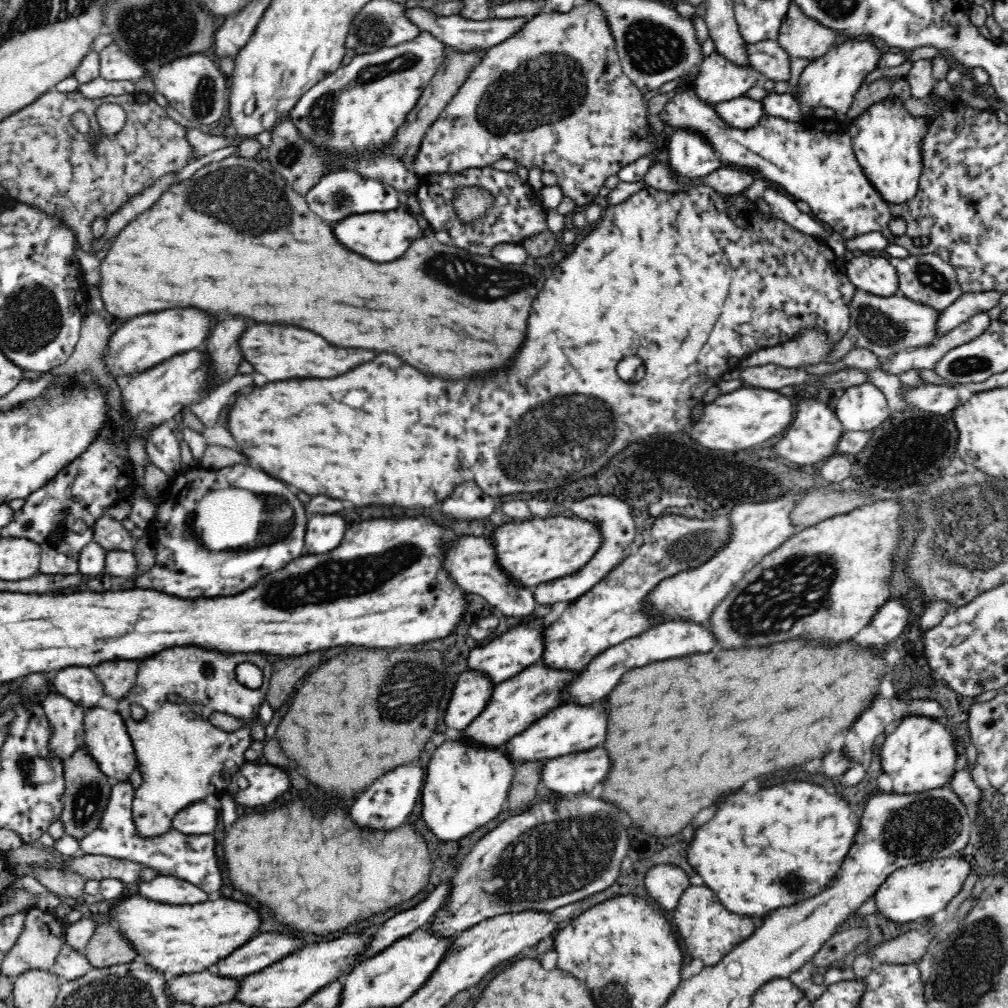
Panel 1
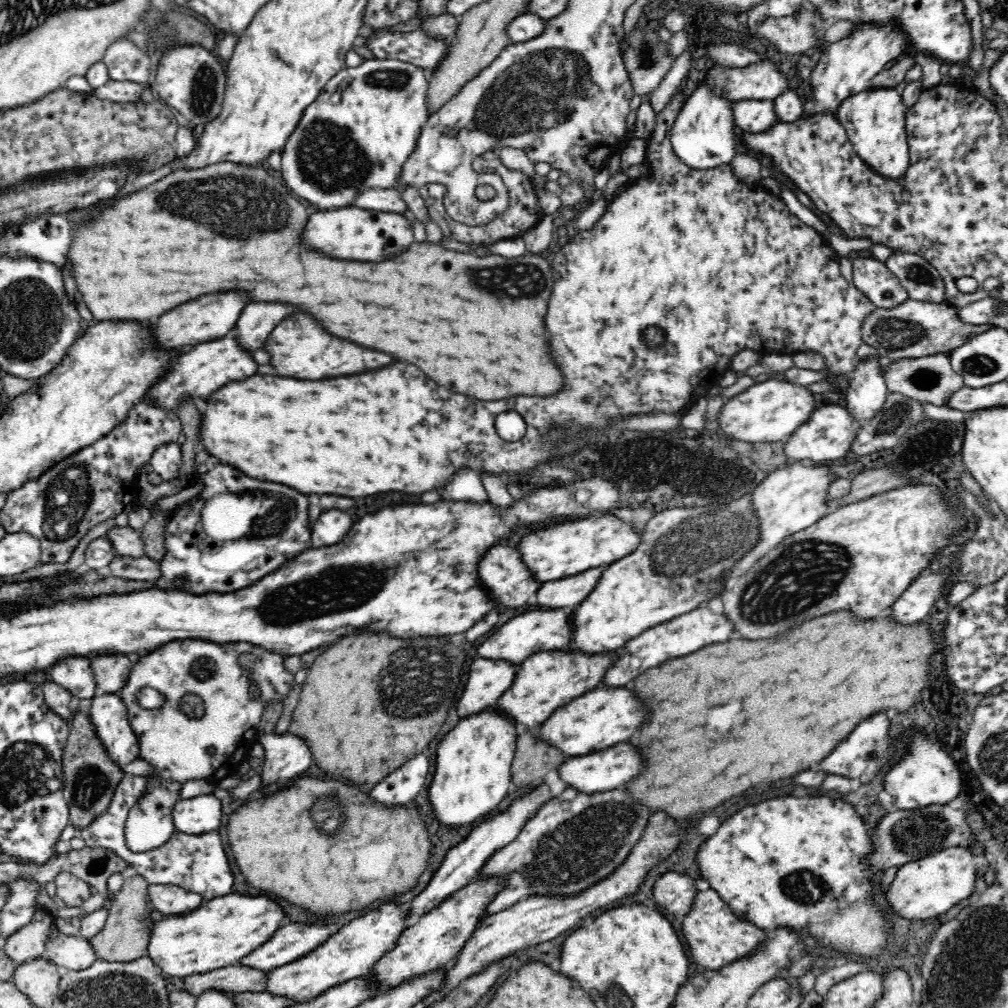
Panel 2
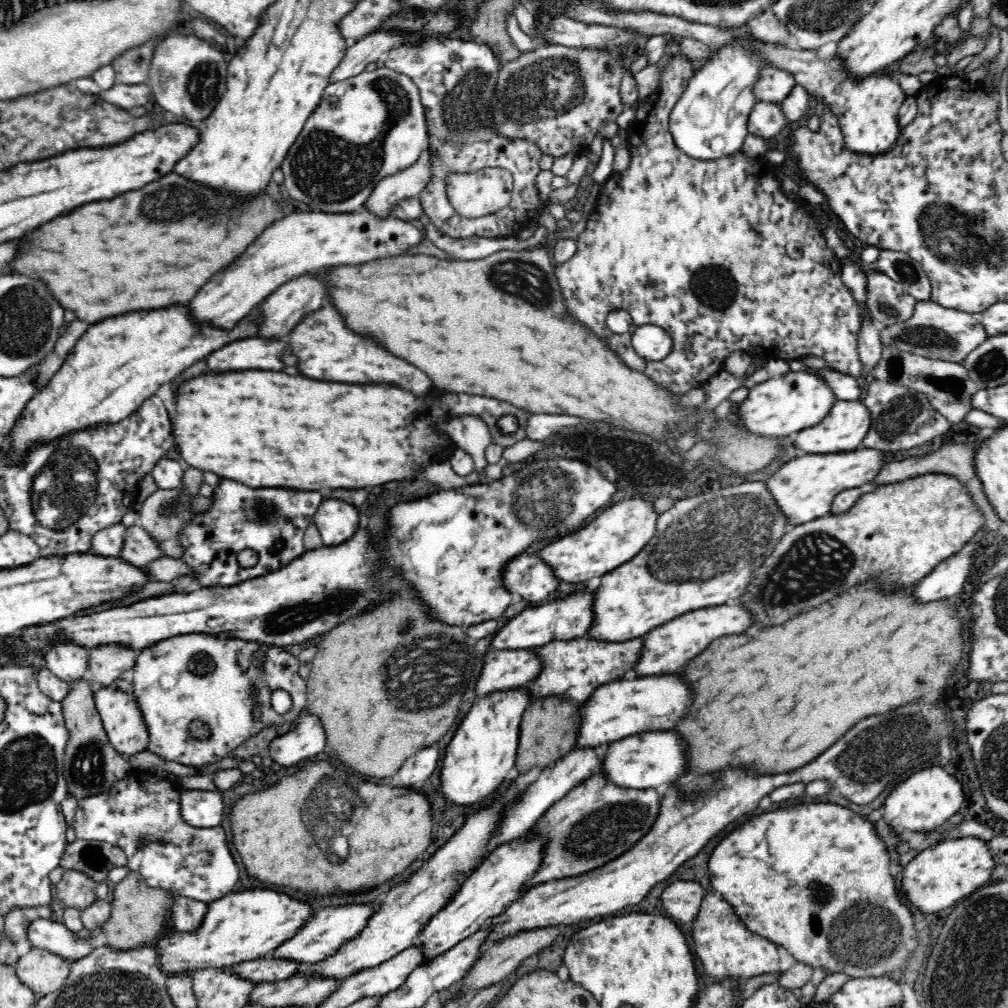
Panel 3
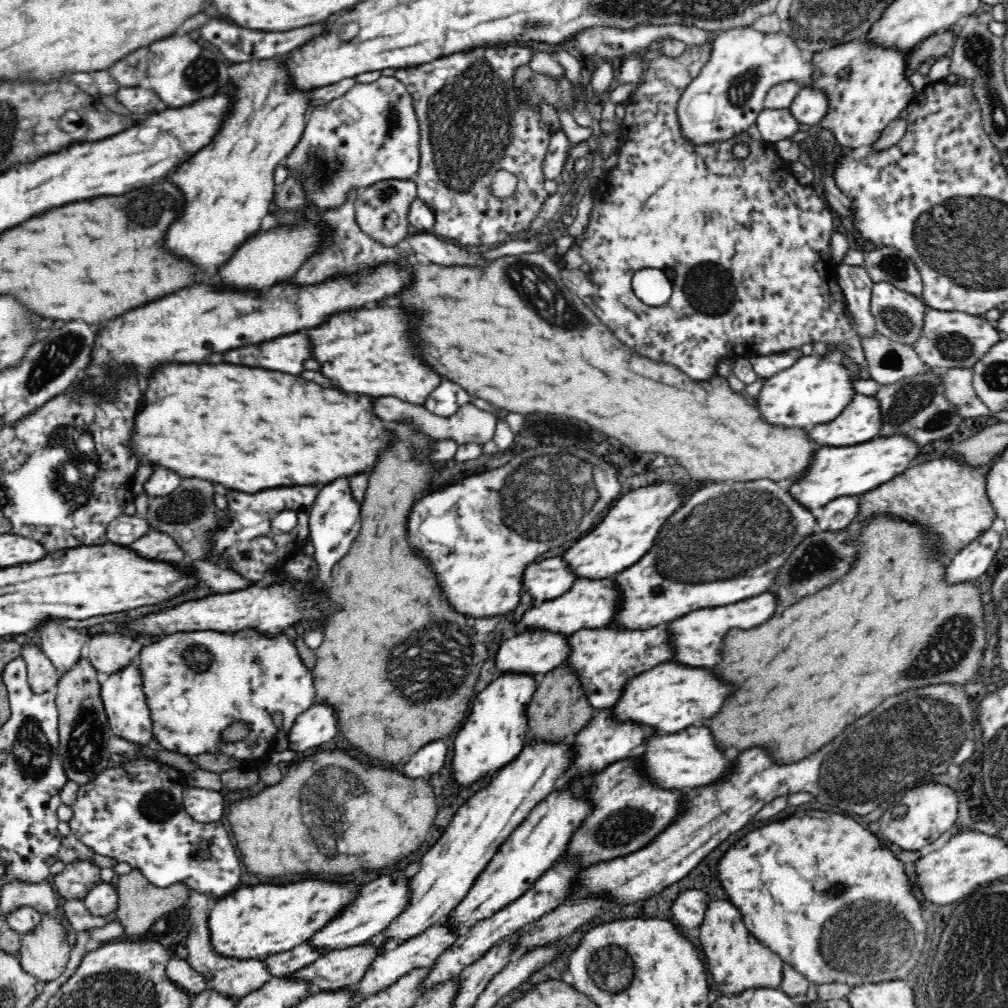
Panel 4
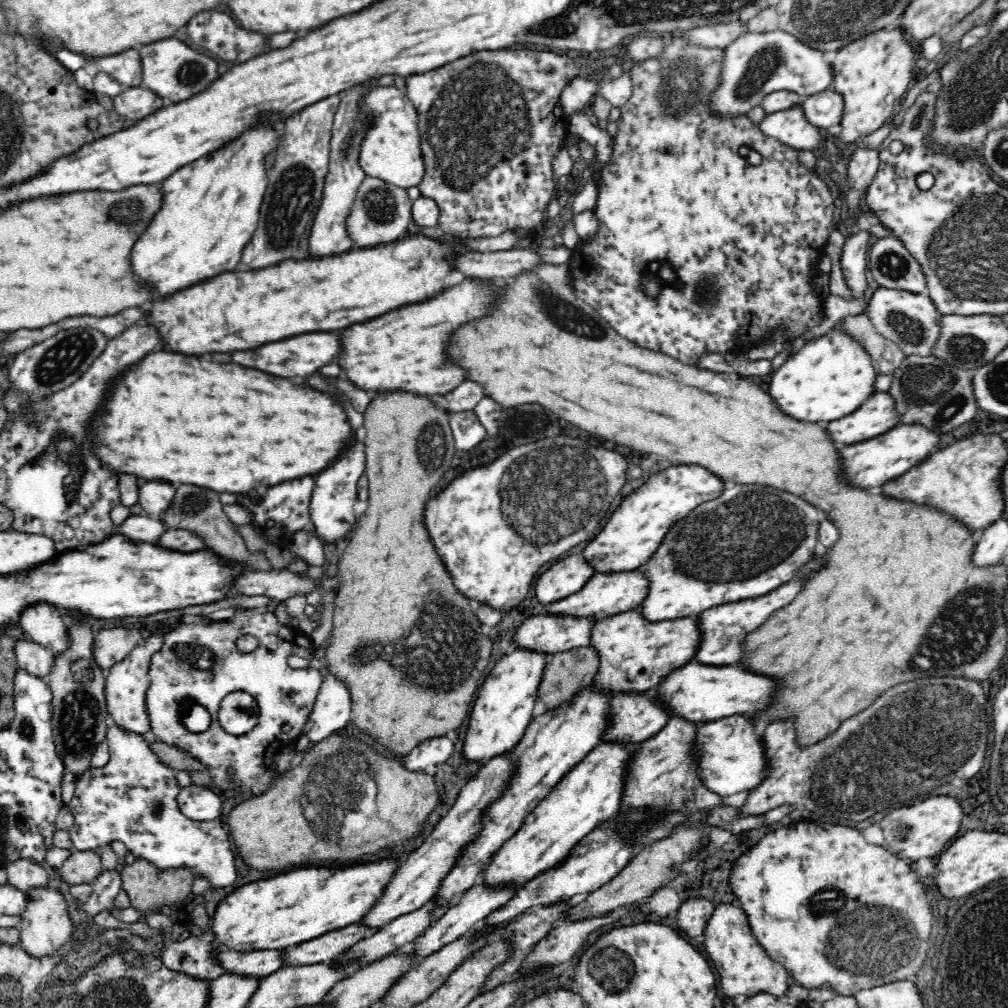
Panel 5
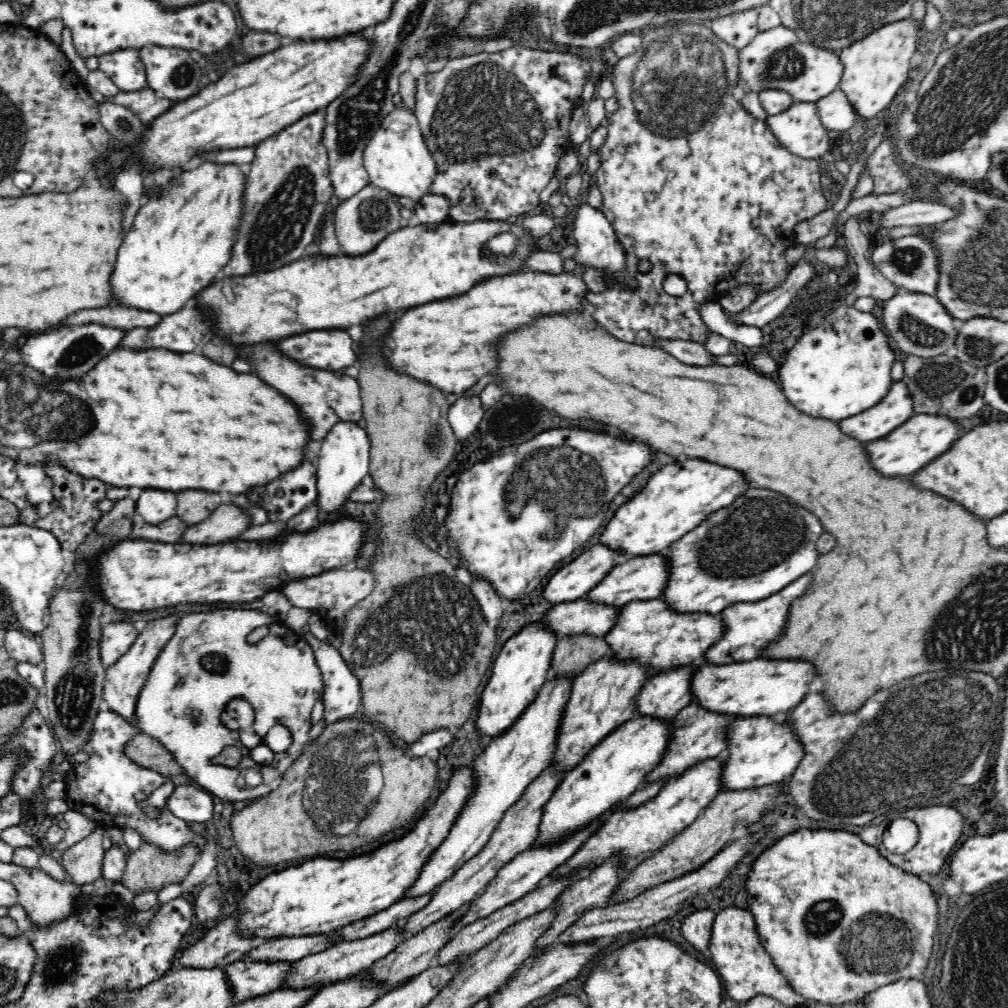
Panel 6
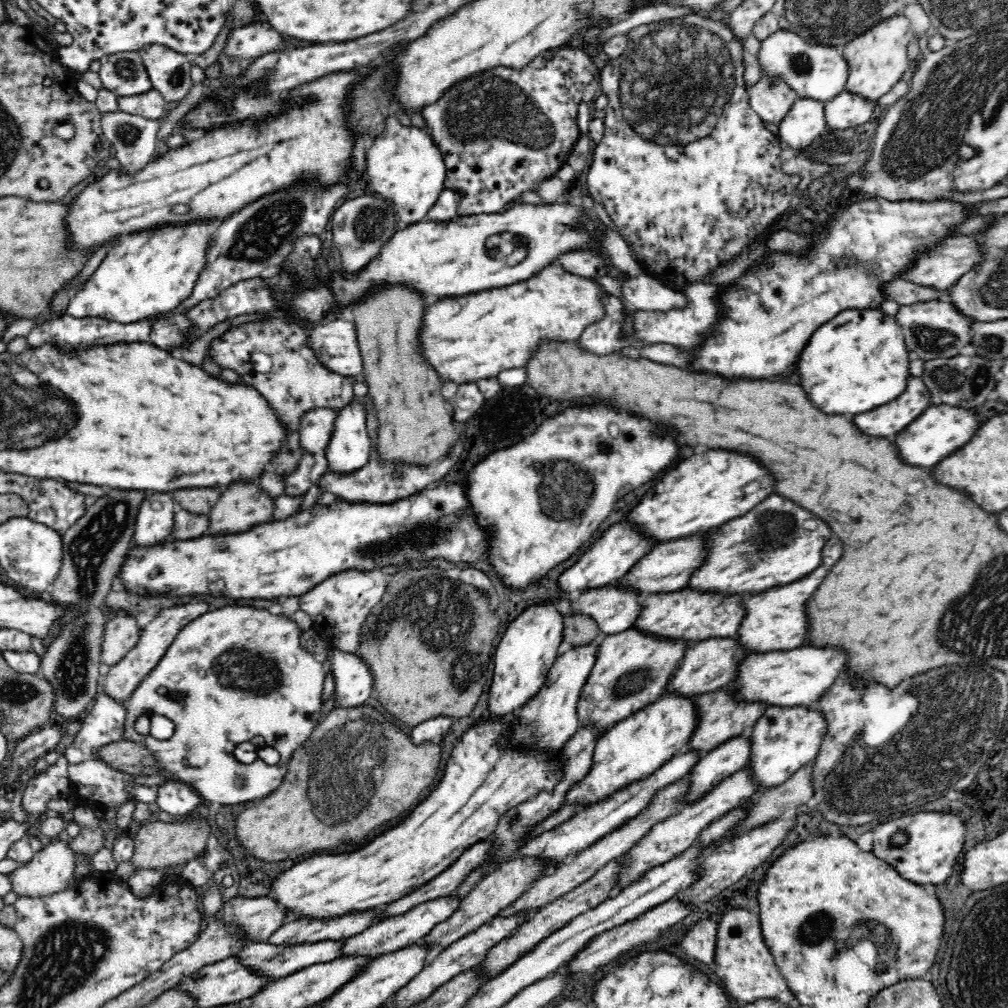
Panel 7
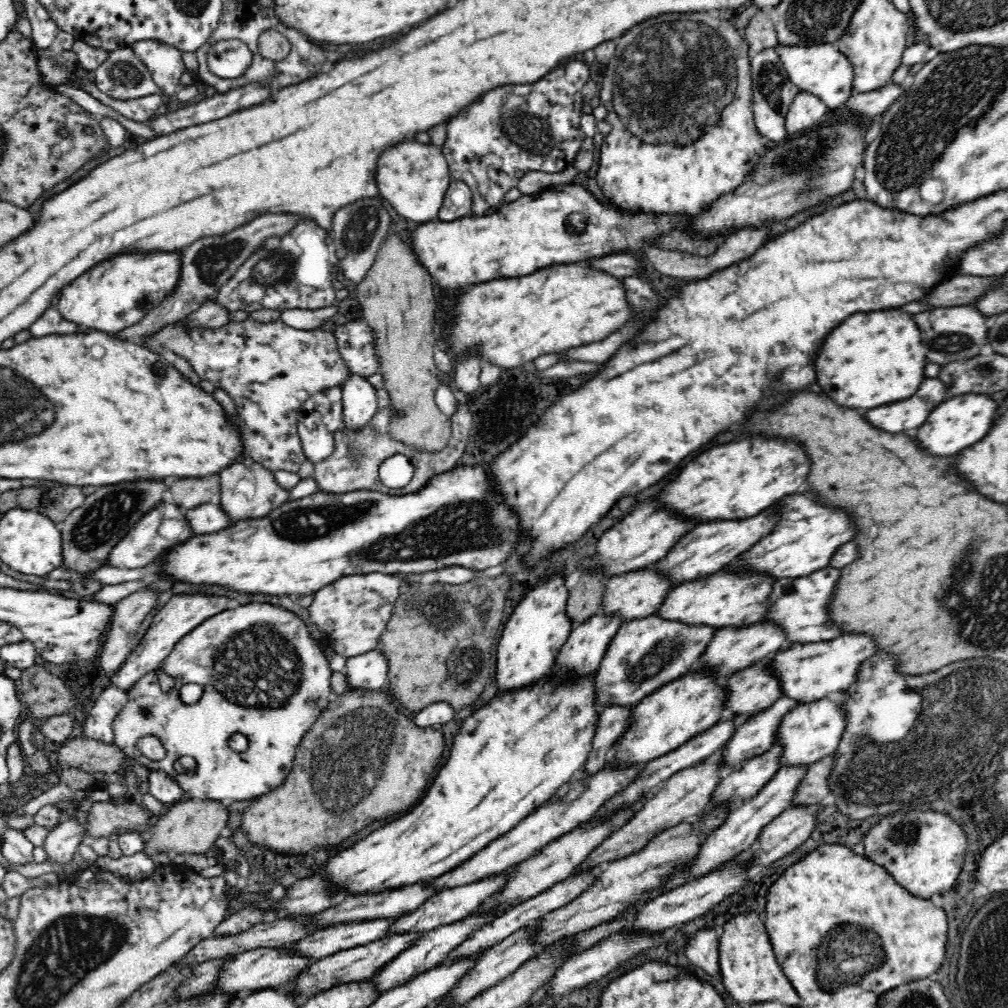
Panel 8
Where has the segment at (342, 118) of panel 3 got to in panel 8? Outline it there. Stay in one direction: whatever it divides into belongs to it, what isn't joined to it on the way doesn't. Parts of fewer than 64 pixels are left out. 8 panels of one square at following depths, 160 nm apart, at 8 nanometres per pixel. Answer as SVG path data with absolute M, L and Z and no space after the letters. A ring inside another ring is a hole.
M402 142L382 154L378 160L376 184L380 195L384 196L400 216L419 224L438 220L438 213L449 184L448 161L436 146L426 146L418 142Z

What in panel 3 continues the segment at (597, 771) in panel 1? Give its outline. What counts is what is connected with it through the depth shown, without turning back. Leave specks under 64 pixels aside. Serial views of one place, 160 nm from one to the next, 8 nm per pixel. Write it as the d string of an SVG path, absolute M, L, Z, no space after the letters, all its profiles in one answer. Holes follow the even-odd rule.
M640 732L636 736L616 740L608 744L601 770L609 776L614 784L626 788L658 788L662 784L674 784L686 772L686 744L676 732Z

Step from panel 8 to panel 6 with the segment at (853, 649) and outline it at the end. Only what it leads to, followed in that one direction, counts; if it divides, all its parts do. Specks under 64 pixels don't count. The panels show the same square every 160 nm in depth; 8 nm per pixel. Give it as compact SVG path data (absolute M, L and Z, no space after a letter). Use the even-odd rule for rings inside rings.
M756 658L742 664L710 664L702 667L692 677L691 691L694 702L712 712L740 715L742 718L774 716L778 712L788 714L790 708L796 708L804 700L806 690L812 686L812 680L816 678L818 674L814 672L814 666L806 660Z

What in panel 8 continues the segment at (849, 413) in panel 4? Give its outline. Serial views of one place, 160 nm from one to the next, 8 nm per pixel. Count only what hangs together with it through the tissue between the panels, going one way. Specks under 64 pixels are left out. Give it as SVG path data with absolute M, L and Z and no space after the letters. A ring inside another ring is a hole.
M926 378L922 382L922 388L914 396L910 396L908 400L868 410L866 420L876 428L894 434L914 430L920 428L928 420L928 414L944 402L944 396L946 388L942 386L942 382L938 378Z

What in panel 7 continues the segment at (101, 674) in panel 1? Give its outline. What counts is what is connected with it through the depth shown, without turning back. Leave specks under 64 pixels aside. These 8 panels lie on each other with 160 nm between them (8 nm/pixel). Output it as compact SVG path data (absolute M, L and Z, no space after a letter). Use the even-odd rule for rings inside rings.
M123 614L114 620L120 622L105 624L101 644L101 662L110 667L118 664L136 646L142 629L131 614Z

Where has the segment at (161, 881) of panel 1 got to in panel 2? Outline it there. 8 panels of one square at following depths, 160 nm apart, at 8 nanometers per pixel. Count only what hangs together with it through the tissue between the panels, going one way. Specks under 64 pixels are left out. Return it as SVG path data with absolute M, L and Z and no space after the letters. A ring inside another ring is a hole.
M149 885L147 891L154 913L166 918L192 912L202 904L202 895L174 885Z

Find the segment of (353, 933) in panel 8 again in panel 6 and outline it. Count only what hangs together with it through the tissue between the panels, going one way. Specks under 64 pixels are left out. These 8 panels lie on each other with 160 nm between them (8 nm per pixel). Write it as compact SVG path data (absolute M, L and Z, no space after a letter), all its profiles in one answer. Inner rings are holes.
M240 958L240 960L233 961L228 964L226 968L226 977L230 981L230 986L235 992L235 1004L248 1000L250 997L262 996L268 994L272 990L284 985L288 972L294 968L298 960L294 963L290 960L281 960L281 962L270 962L270 960L252 960L251 958Z

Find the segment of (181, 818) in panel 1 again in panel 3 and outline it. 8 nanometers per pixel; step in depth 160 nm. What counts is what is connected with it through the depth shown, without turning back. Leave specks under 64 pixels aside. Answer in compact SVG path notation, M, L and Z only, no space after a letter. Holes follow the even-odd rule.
M188 790L181 794L182 818L191 826L216 827L222 824L224 803L220 790Z

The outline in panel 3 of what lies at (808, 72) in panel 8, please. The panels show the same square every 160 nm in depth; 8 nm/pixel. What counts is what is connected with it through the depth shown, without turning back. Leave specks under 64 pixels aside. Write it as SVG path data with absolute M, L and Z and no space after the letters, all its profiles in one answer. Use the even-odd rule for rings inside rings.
M750 30L742 36L734 36L728 44L714 49L712 56L687 83L669 114L669 131L686 155L700 160L716 160L741 150L749 133L750 113L758 102L754 86L765 68L775 67L757 52L757 44L761 42Z

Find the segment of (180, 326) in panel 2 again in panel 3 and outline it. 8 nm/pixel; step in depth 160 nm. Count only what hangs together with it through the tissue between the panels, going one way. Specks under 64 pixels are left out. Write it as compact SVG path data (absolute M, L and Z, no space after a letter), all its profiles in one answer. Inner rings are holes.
M309 209L294 212L276 224L270 224L270 228L266 228L258 240L254 240L254 244L250 244L250 248L238 256L238 262L210 278L210 284L204 284L188 306L198 324L212 322L220 328L234 328L256 304L260 304L290 278L298 278L326 266L360 264L376 258L398 256L427 240L430 241L417 223L397 218L381 220L366 209L340 214Z

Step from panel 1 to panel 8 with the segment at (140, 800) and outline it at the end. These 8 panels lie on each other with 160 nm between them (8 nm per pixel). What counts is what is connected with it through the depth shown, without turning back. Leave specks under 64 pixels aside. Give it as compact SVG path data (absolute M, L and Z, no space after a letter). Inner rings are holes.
M252 602L236 610L224 610L211 616L183 636L156 670L150 670L128 688L128 703L112 722L113 744L118 745L130 759L141 762L148 769L157 768L167 772L194 799L218 800L230 804L235 800L252 800L256 796L268 794L286 780L292 770L298 745L333 701L330 661L320 649L320 636L314 635L314 640L310 634L306 624L296 614L262 602ZM158 672L174 678L176 684L170 692L162 692ZM184 684L202 686L202 698L196 704L182 702L179 694ZM238 732L249 740L250 746L246 752L234 752L226 744L226 740ZM142 736L157 736L165 748L164 758L153 760L140 752L136 742ZM180 756L192 756L196 760L197 771L194 776L176 772L174 762Z

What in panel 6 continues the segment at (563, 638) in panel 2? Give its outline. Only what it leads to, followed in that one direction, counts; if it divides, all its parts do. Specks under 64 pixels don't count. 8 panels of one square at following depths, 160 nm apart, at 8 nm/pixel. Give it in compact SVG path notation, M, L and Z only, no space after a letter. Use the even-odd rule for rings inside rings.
M666 551L644 557L635 557L625 561L620 566L616 566L616 568L612 568L606 578L584 597L589 598L592 602L603 602L620 607L638 600L657 599L663 596L671 571L672 563L670 563Z

